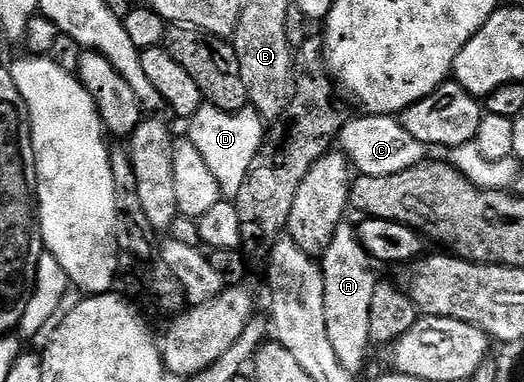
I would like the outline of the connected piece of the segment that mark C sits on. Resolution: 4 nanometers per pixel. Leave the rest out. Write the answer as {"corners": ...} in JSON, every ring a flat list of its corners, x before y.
{"corners":[[360,114,357,120,349,119,340,132,338,144,353,169,361,176,402,174,402,170,410,170,423,164,426,159,426,145,418,142,418,138,410,134,410,130,401,126,395,115]]}

